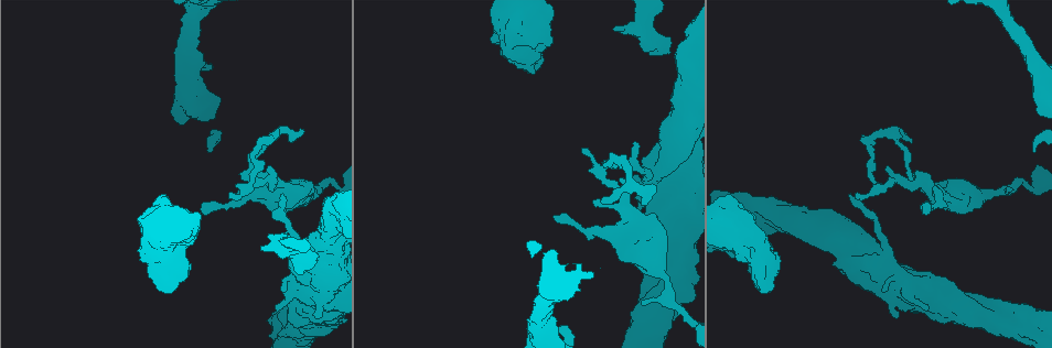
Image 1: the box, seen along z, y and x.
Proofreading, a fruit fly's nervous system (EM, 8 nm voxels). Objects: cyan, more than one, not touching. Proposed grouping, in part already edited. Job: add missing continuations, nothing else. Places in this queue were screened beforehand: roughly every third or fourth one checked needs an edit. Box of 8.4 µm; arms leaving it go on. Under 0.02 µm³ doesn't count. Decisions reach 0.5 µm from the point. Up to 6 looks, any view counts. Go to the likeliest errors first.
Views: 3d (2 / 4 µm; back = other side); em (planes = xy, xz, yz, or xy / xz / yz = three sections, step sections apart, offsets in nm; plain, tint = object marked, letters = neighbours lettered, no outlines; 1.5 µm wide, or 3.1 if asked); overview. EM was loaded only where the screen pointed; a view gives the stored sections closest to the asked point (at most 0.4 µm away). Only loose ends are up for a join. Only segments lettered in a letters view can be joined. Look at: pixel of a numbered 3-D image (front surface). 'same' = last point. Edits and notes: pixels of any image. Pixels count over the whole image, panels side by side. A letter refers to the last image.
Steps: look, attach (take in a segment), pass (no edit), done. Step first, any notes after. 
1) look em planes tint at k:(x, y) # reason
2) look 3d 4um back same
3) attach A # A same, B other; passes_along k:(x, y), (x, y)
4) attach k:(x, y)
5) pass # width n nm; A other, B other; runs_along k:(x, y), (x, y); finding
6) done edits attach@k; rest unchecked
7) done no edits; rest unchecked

look em planes letters at 1:(554, 216) # an open end

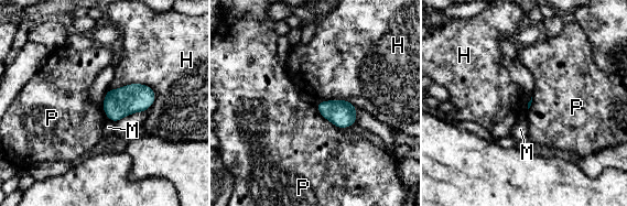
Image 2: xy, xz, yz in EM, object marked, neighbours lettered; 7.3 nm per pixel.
pass # longest_contact H 360 nm; H other, M other, P other; border 2:(315, 105), (319, 112), (339, 129); none of them fits

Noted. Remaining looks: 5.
look em xz step 4 tint at 1:(895, 317) # free end

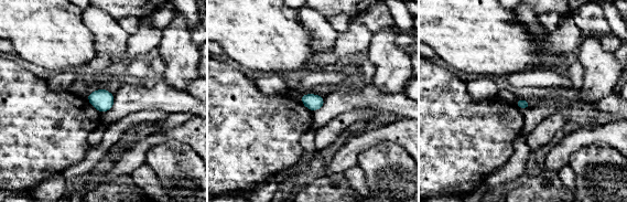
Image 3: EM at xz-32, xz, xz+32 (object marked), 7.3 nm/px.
look em planes letters same # cut it another way

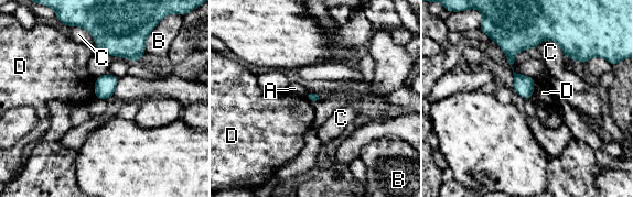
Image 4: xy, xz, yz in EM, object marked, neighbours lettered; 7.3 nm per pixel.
pass # longest_contact C 240 nm; A other, B other, C other, D other; runs_along 4:(522, 31), (511, 66), (527, 96); no lettered segment goes on from it

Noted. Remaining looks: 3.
look em planes letters at 1:(643, 304) # branch stops here

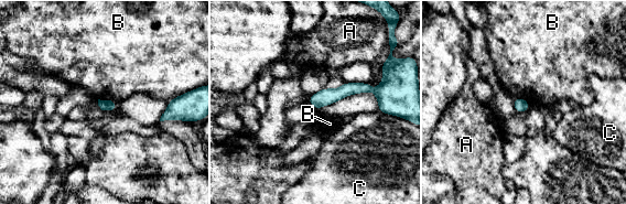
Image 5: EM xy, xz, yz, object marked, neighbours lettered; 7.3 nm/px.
pass # width 90 nm; A other, B other, C other; runs_along 5:(311, 100), (348, 88), (373, 89), (381, 100); no lettered segment goes on from it

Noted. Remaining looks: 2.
done no edits; rest unchecked

